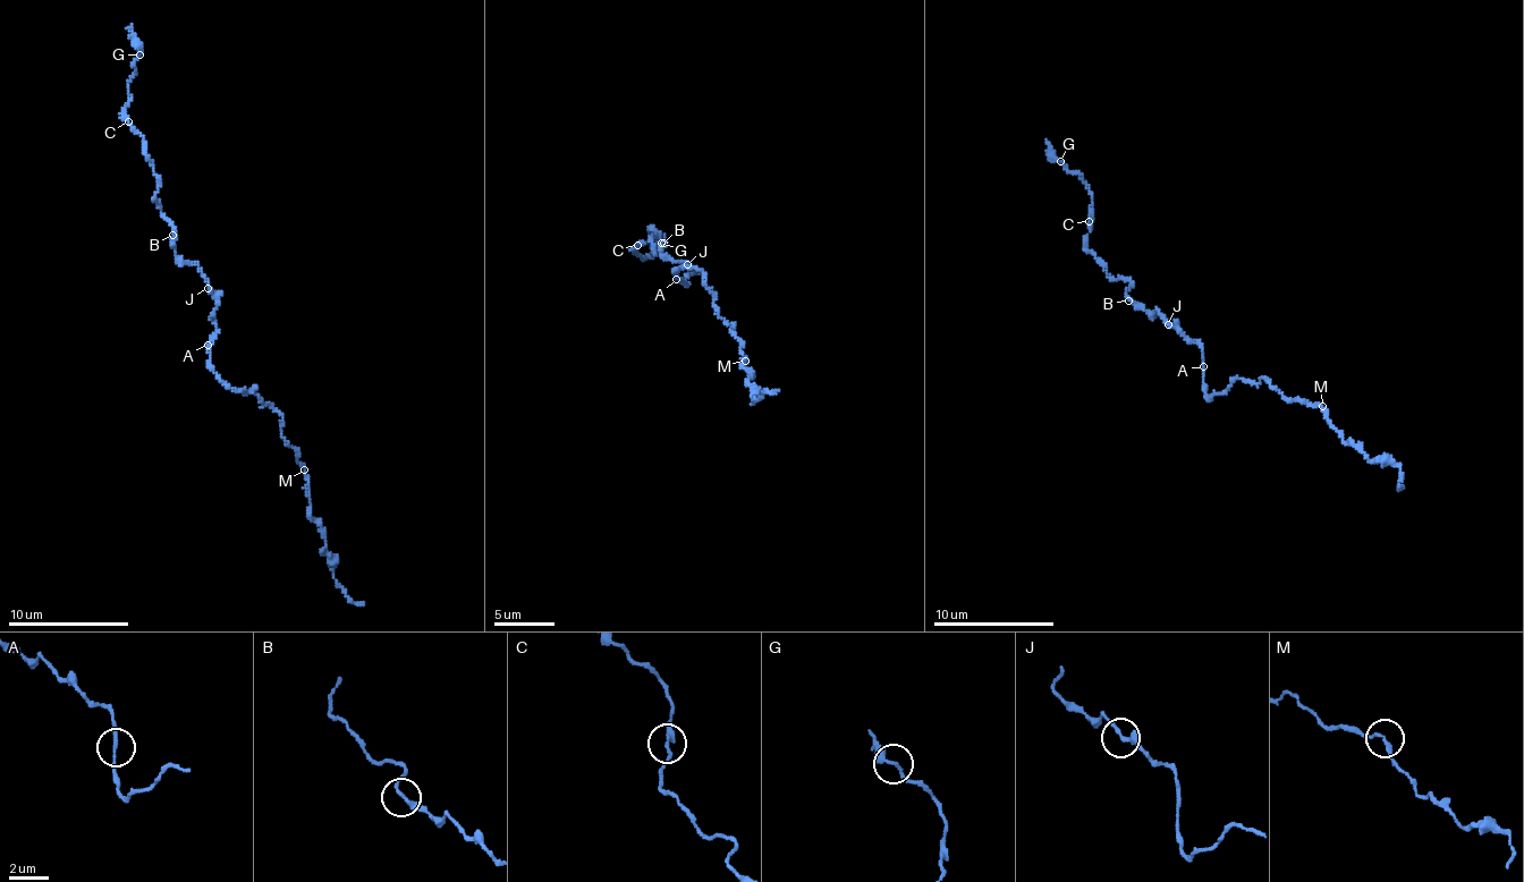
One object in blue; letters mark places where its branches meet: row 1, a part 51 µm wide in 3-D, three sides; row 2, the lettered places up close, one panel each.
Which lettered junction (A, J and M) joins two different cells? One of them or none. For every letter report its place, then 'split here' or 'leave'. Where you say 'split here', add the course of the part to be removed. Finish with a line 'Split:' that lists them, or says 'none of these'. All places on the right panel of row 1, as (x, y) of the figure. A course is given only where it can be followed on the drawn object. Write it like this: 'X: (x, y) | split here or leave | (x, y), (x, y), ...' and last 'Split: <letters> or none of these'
A: (1203, 366) | leave
J: (1168, 324) | leave
M: (1322, 406) | leave
Split: none of these

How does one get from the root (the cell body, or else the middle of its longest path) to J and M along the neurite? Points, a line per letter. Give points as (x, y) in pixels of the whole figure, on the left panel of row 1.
J: (210, 345), (210, 336), (217, 330), (211, 313), (217, 305), (209, 288)
M: (210, 345), (210, 369), (244, 395), (254, 388), (263, 405), (270, 404), (279, 414), (281, 434), (305, 469)

